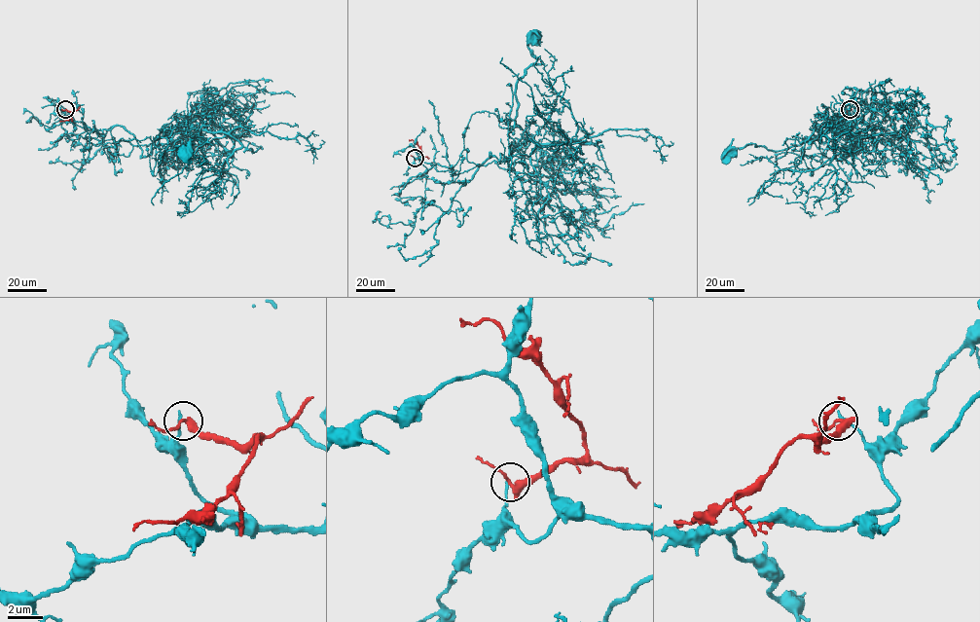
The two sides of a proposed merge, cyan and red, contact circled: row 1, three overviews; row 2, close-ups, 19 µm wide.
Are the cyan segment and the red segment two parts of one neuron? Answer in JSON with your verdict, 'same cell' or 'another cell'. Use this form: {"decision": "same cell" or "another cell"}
{"decision": "another cell"}

